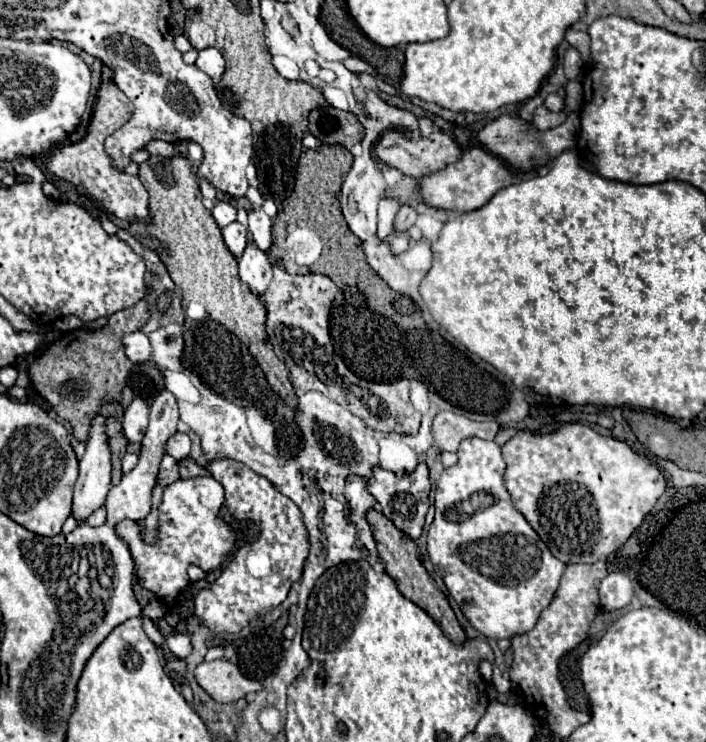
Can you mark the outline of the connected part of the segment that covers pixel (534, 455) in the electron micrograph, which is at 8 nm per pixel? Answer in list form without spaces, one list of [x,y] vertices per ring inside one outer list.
[[[566,423],[558,431],[546,435],[526,429],[518,431],[502,447],[502,455],[508,465],[504,481],[514,507],[528,519],[552,555],[566,565],[596,563],[620,549],[666,489],[664,475],[644,455],[634,453],[624,441],[604,437],[582,423]]]

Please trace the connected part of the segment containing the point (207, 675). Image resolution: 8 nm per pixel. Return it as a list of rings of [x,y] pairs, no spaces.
[[[216,659],[210,663],[200,663],[194,671],[200,687],[218,703],[234,703],[244,699],[248,693],[260,691],[260,681],[248,679],[236,663],[226,659]]]

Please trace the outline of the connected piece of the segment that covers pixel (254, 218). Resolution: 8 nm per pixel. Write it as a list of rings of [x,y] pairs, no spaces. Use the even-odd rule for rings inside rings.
[[[260,207],[248,209],[248,229],[250,229],[250,235],[256,241],[256,245],[260,249],[268,251],[268,247],[272,243],[272,235],[270,235],[272,221],[270,221],[270,217]]]

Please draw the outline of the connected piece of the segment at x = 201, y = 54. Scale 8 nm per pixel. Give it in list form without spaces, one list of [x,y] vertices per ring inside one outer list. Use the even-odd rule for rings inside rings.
[[[208,47],[208,49],[198,51],[196,67],[202,69],[212,79],[212,83],[218,87],[218,83],[222,81],[224,71],[226,71],[226,61],[224,61],[222,53],[216,47]]]

